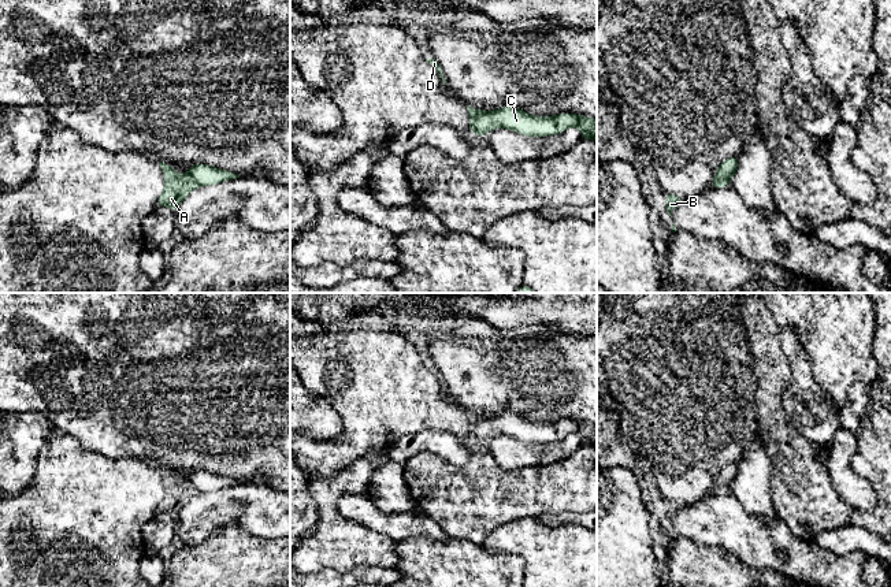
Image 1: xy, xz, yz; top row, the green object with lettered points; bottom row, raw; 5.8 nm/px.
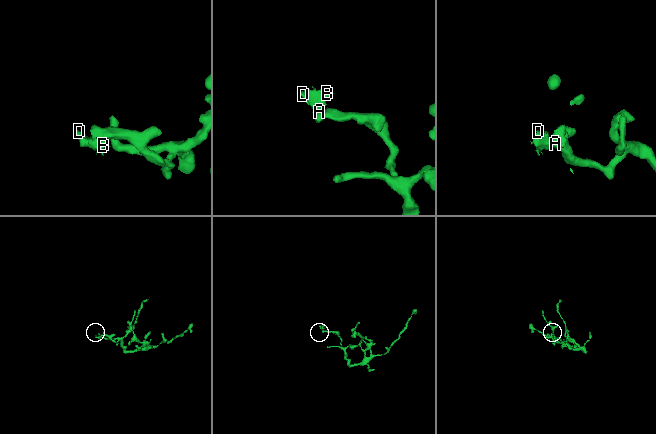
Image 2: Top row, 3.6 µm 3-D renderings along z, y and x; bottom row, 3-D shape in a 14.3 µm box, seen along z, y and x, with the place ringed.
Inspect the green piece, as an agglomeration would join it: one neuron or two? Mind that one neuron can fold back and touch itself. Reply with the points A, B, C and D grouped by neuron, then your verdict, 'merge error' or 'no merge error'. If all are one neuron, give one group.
A B C D | no merge error

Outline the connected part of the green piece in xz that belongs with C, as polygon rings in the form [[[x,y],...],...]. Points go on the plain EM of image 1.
[[[469,412],[467,415],[471,439],[476,442],[486,442],[501,434],[528,443],[547,443],[576,432],[580,435],[583,446],[597,447],[597,427],[594,424],[569,419],[554,423],[532,423],[515,413],[502,413],[497,417],[480,417]]]

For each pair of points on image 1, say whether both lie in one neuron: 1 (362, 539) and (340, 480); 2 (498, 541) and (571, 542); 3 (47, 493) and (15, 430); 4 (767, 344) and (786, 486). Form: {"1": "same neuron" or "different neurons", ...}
{"1": "same neuron", "2": "same neuron", "3": "different neurons", "4": "same neuron"}

